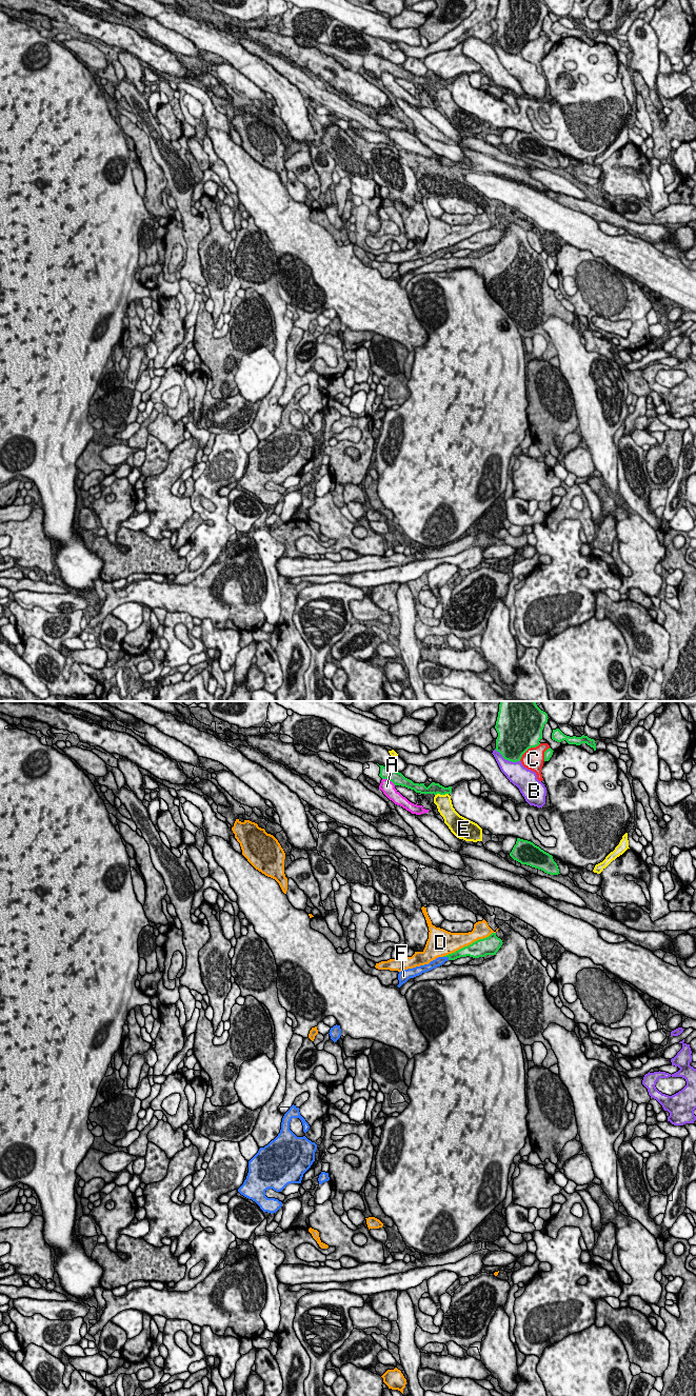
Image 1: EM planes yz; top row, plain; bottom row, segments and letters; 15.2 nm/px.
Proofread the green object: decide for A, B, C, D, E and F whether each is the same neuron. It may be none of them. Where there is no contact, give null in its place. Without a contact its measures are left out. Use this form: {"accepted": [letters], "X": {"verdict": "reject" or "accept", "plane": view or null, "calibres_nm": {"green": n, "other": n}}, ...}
{"accepted": ["F"], "A": {"verdict": "reject", "plane": "yz", "calibres_nm": {"green": 200, "other": 200}}, "B": {"verdict": "reject", "plane": "yz", "calibres_nm": {"green": 480, "other": 320}}, "C": {"verdict": "reject", "plane": "yz", "calibres_nm": {"green": 500, "other": 320}}, "D": {"verdict": "reject", "plane": "yz", "calibres_nm": {"green": 280, "other": 280}}, "E": {"verdict": "reject", "plane": "yz", "calibres_nm": {"green": 170, "other": 240}}, "F": {"verdict": "accept", "plane": "yz", "calibres_nm": {"green": 130, "other": 130}}}

